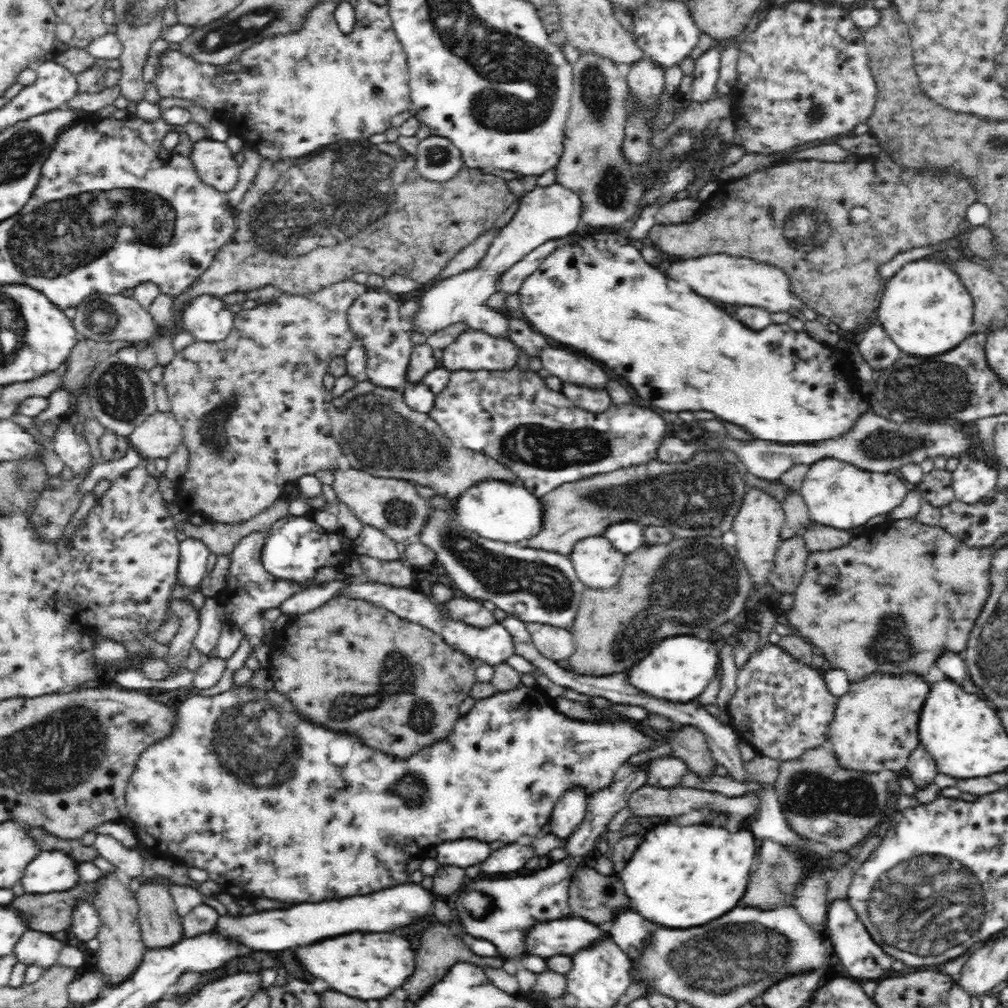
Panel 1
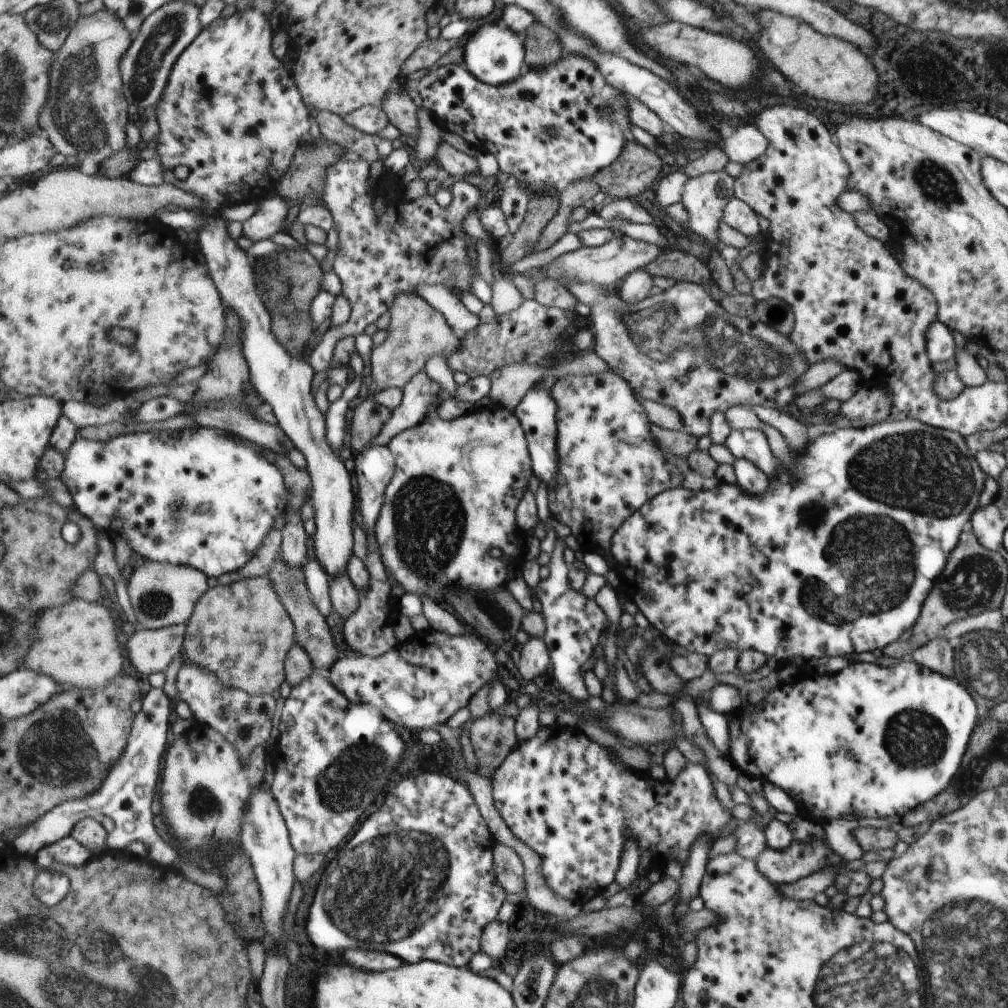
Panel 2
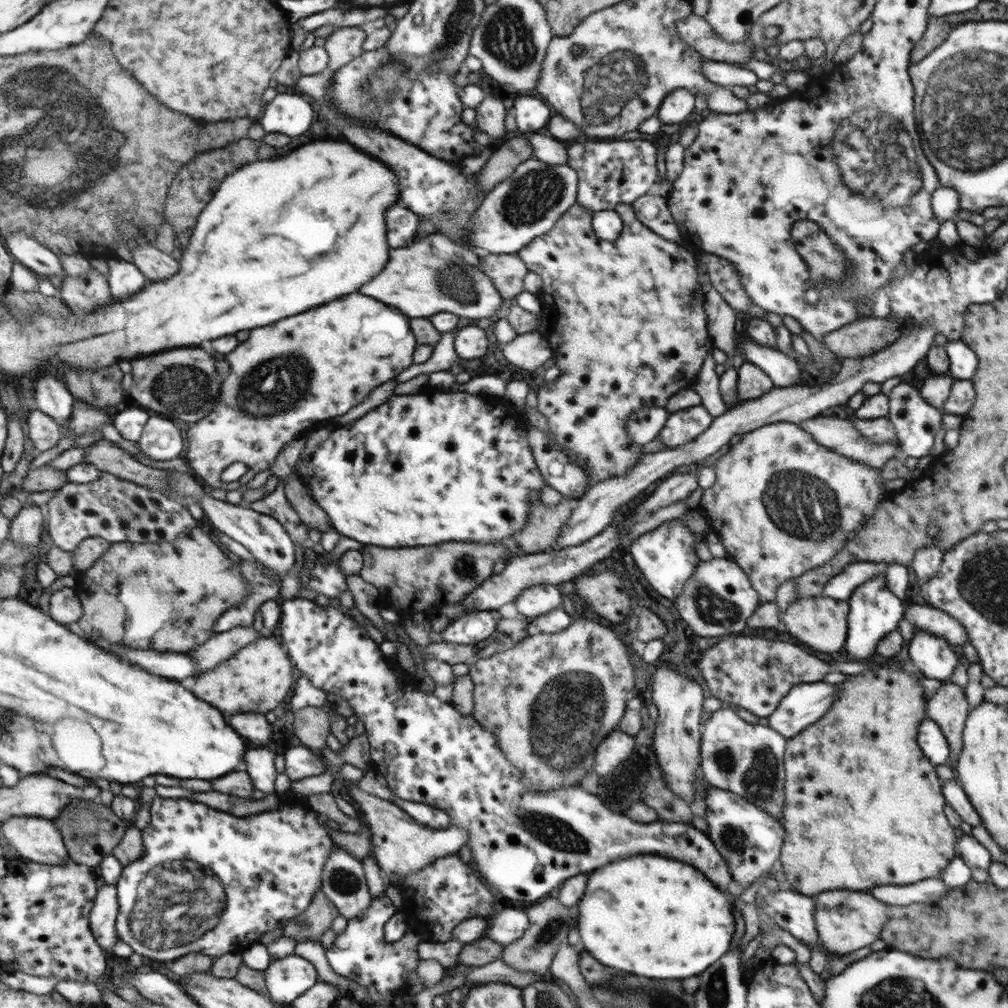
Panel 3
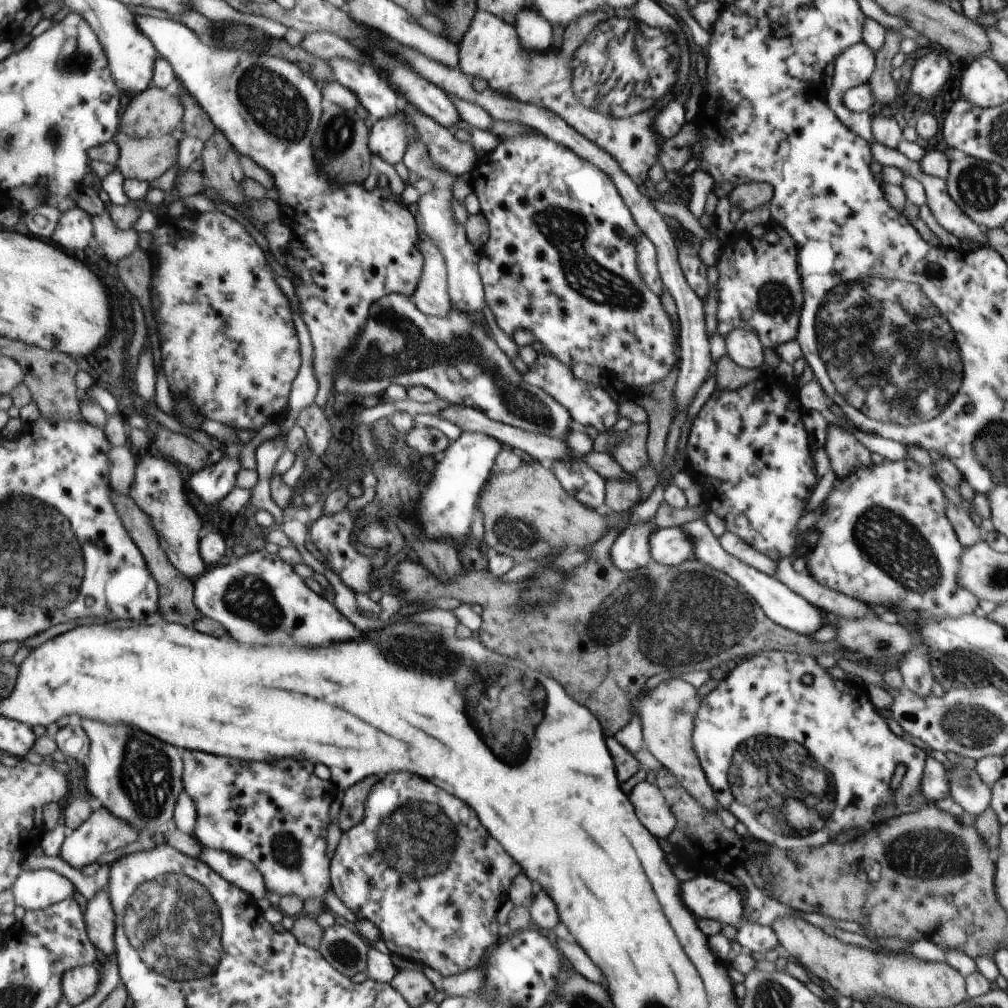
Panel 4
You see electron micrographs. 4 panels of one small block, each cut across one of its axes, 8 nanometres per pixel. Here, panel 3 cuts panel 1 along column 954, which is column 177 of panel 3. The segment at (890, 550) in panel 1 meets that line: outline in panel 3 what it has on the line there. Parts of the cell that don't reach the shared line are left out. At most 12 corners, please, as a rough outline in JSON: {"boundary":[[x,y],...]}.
{"boundary":[[208,525],[76,573],[92,640],[189,652],[248,599]]}

